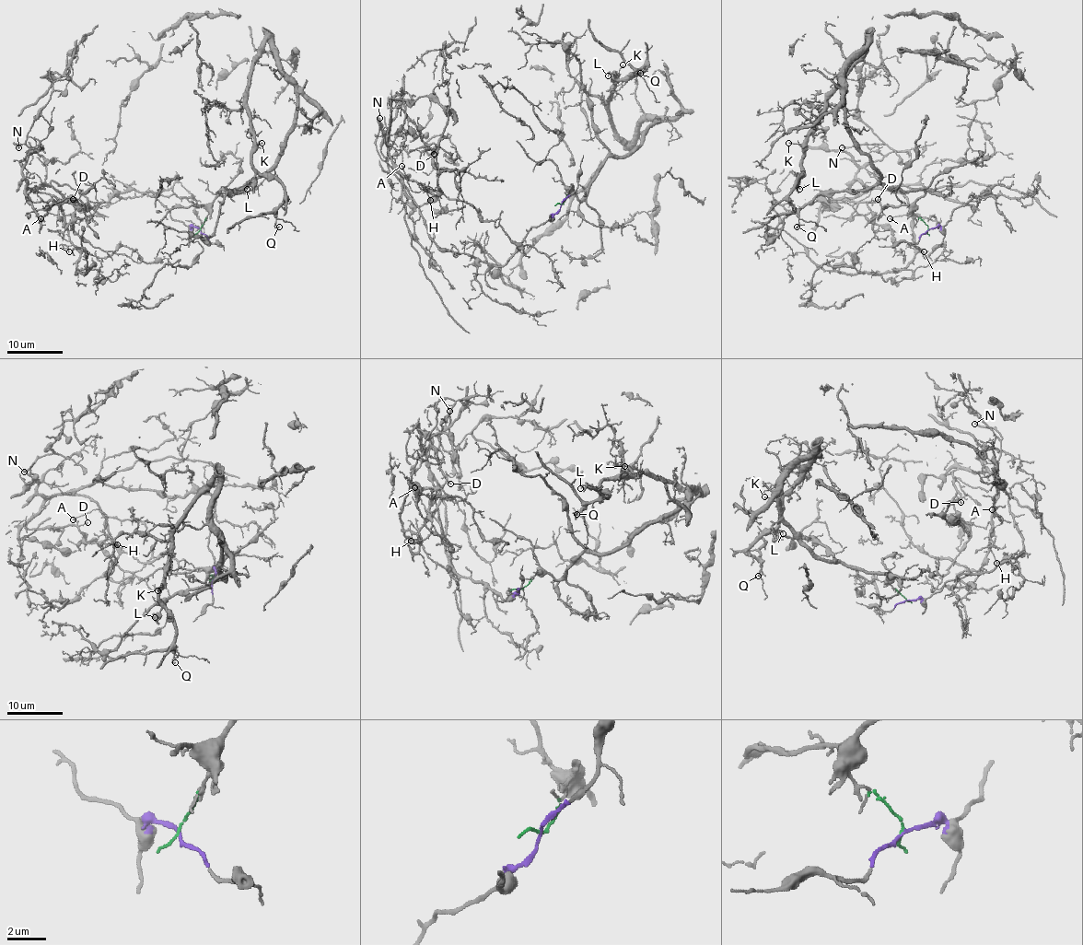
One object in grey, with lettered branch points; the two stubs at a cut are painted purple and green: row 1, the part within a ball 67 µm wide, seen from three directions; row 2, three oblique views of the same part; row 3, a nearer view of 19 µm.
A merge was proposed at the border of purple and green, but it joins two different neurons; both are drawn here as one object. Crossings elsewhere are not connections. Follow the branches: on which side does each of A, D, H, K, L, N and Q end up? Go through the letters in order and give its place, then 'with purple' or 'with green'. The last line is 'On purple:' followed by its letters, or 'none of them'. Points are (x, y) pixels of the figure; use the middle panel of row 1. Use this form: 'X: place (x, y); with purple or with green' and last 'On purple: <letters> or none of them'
A: place (401, 166); with purple
D: place (434, 154); with purple
H: place (430, 200); with purple
K: place (623, 64); with green
L: place (608, 75); with green
N: place (379, 118); with purple
Q: place (640, 73); with green
On purple: A, D, H, N

